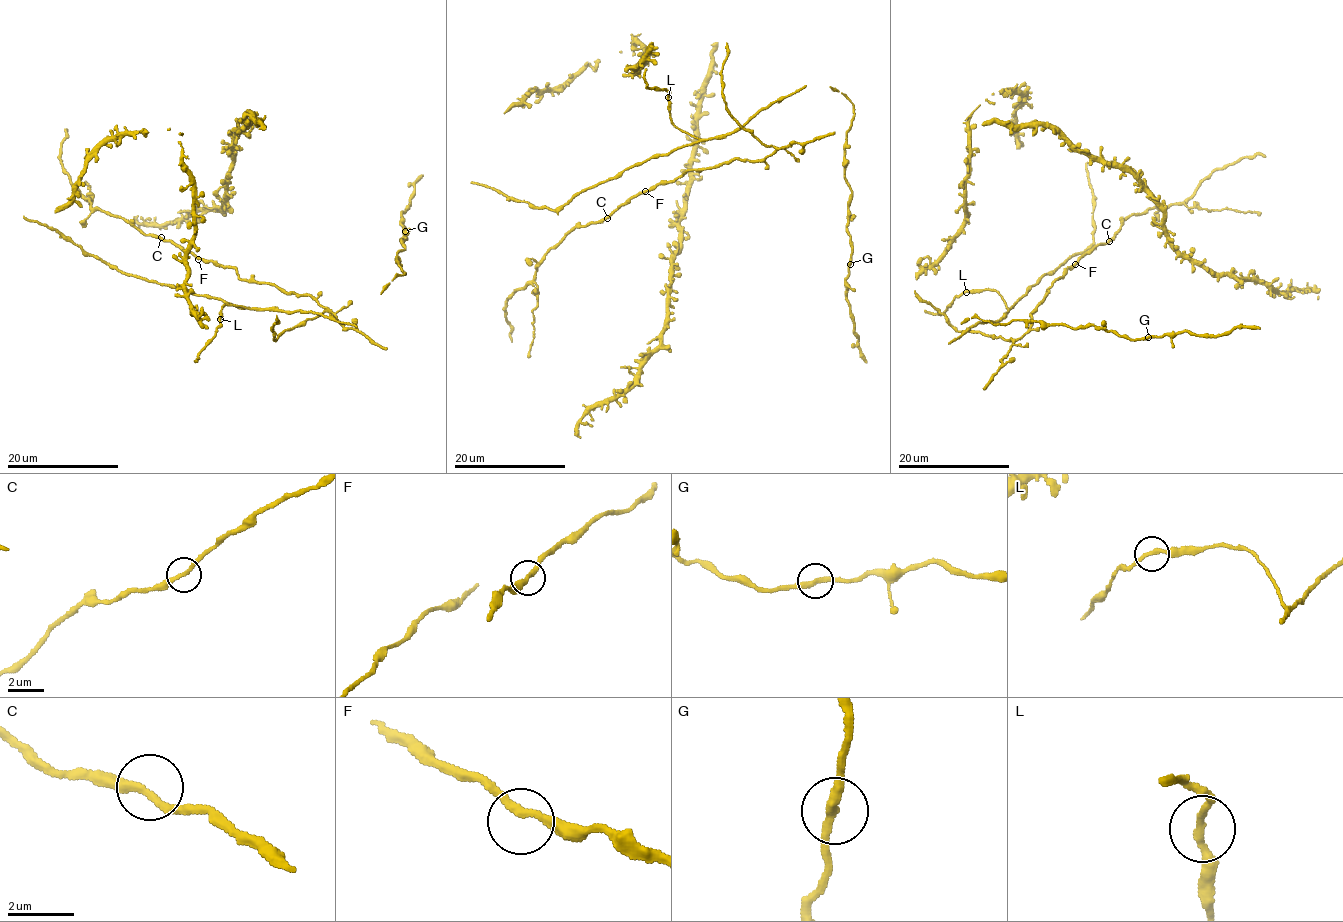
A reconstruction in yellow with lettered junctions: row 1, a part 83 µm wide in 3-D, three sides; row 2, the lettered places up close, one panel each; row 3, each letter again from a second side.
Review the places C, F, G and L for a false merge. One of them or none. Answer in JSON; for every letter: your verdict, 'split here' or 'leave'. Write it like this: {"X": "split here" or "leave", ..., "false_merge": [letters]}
{"C": "leave", "F": "leave", "G": "leave", "L": "leave", "false_merge": []}

